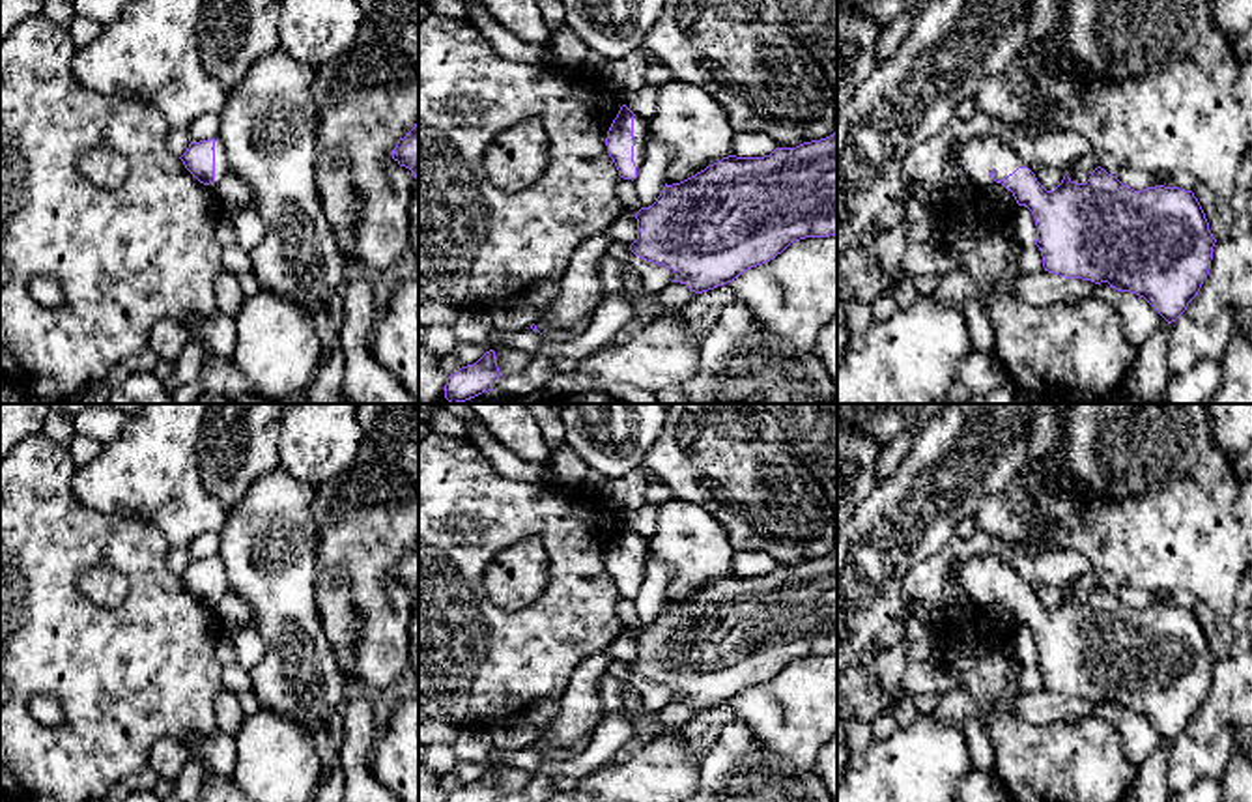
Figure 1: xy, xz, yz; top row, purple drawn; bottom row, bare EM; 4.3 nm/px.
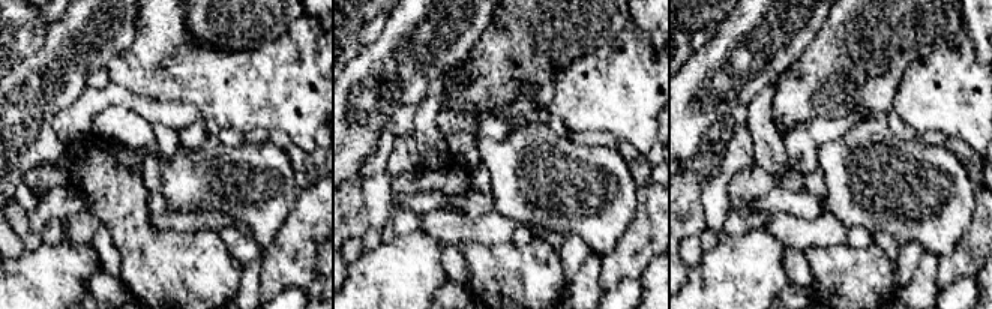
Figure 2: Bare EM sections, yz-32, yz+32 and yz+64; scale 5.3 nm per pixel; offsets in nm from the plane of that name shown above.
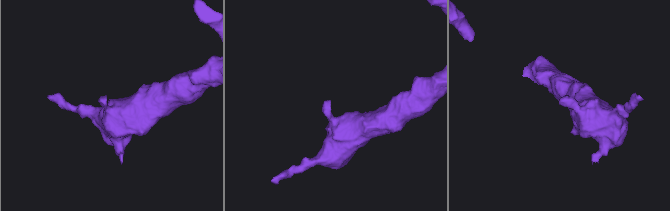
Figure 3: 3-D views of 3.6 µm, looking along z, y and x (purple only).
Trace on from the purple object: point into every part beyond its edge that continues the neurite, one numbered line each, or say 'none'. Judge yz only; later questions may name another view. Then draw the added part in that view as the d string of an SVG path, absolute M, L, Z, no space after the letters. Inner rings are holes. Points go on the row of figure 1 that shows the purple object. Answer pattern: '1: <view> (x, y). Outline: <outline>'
1: yz (980, 156). Outline: M992 136L974 138L964 144L960 165L968 170L970 178L977 183L979 189L996 183L990 178L994 168L998 170L998 179L1003 179L1018 166L1028 166L1028 163L1022 161L1013 148Z

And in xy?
1: xy (221, 157). Outline: M215 136L215 181L209 183L209 187L213 189L215 185L219 185L228 172L230 172L228 153L224 150L221 136Z

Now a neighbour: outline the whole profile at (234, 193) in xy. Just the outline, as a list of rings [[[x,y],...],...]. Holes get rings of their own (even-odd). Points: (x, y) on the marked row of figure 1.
[[[232,170],[213,187],[213,191],[222,204],[224,215],[241,208],[256,208],[250,185]]]

